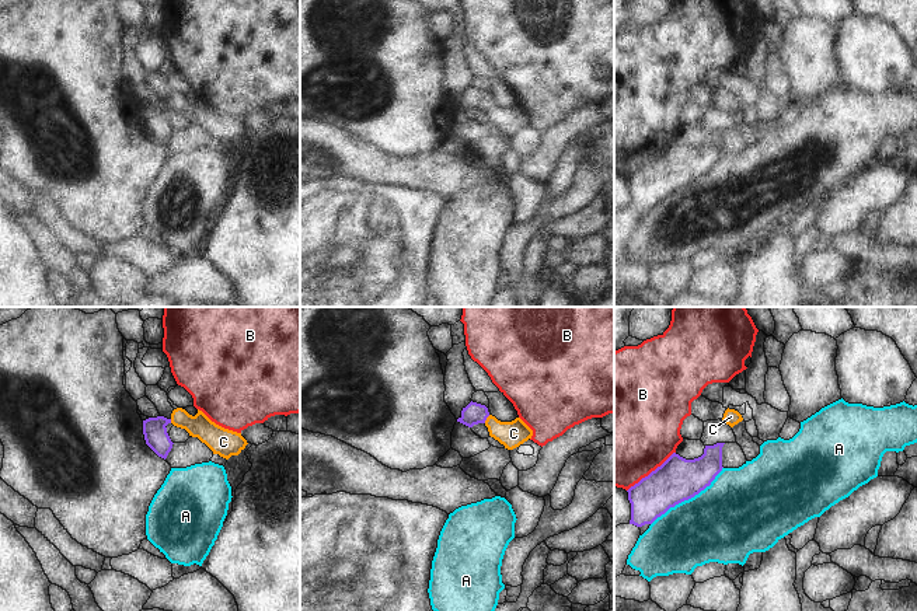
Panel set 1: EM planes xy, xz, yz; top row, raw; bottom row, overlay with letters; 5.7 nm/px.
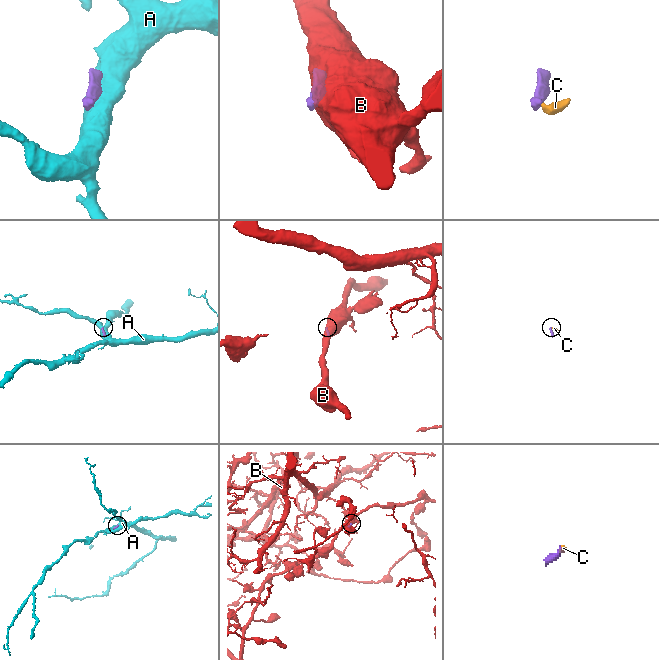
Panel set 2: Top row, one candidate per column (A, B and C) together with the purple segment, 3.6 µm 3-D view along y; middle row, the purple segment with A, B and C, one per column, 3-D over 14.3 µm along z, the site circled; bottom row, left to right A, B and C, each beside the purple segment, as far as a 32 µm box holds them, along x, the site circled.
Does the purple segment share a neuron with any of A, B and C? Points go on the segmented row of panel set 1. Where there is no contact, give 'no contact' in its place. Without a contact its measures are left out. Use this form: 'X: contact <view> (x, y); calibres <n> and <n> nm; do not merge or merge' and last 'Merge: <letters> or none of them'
A: contact yz (689, 498); calibres 260 and 460 nm; do not merge
B: contact yz (652, 471); calibres 260 and 500 nm; do not merge
C: contact xz (485, 419); calibres 120 and 150 nm; merge
Merge: C

